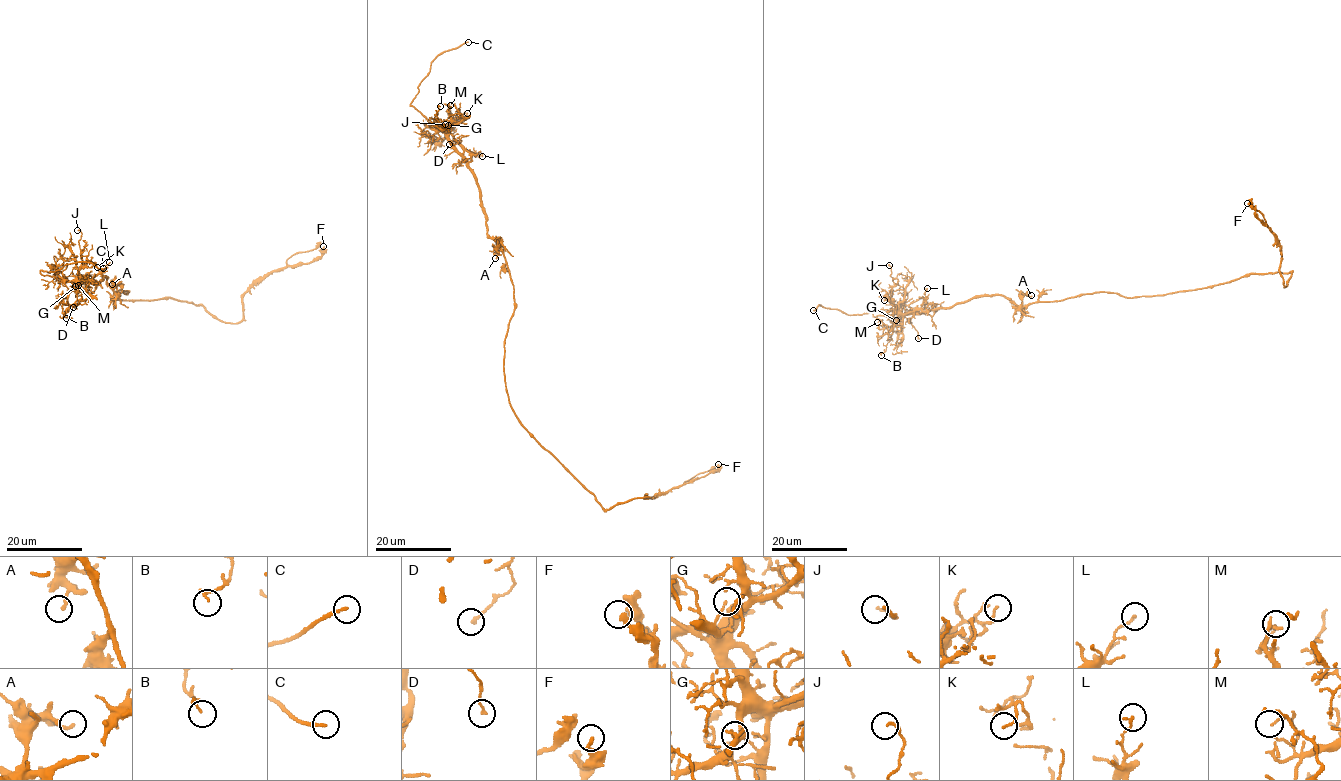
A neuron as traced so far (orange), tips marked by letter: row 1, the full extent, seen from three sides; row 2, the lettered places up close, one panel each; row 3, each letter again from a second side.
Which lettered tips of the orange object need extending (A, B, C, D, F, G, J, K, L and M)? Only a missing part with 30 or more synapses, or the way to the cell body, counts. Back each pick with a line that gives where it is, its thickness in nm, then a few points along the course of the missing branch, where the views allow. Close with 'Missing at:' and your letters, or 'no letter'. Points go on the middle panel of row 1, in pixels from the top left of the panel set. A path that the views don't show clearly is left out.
C: (468, 42) | 160 nm
Missing at: C

